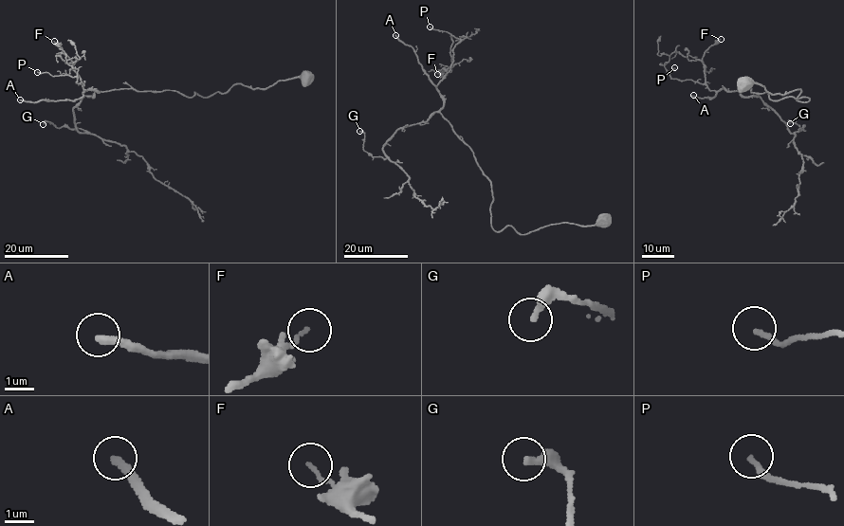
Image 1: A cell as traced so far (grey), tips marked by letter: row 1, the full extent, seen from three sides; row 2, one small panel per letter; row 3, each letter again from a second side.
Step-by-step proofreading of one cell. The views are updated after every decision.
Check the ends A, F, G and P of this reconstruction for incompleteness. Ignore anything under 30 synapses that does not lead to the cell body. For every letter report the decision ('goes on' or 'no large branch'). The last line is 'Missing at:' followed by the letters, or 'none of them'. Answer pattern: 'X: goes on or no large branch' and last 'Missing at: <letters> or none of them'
A: goes on
F: no large branch
G: no large branch
P: no large branch
Missing at: A

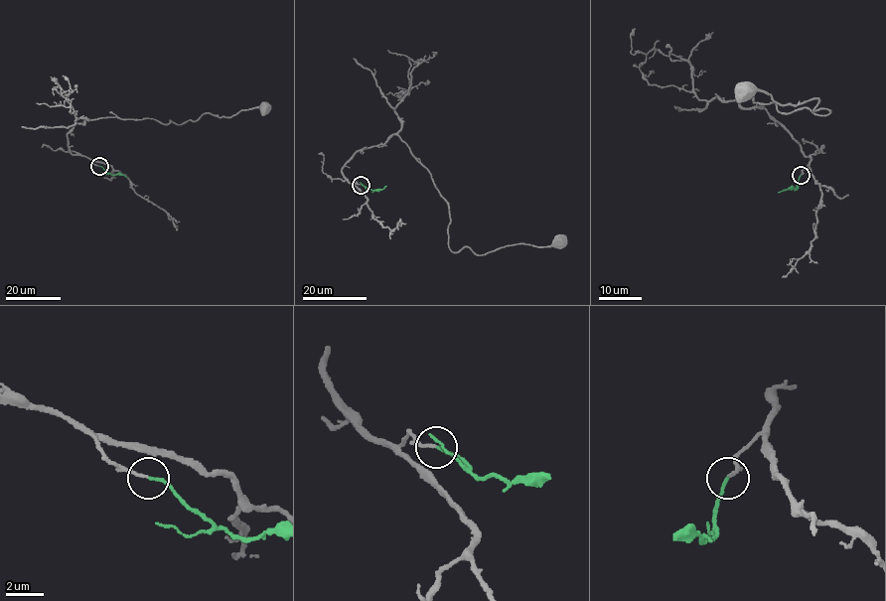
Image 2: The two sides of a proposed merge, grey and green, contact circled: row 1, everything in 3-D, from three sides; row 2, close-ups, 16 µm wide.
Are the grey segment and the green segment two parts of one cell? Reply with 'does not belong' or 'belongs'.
belongs

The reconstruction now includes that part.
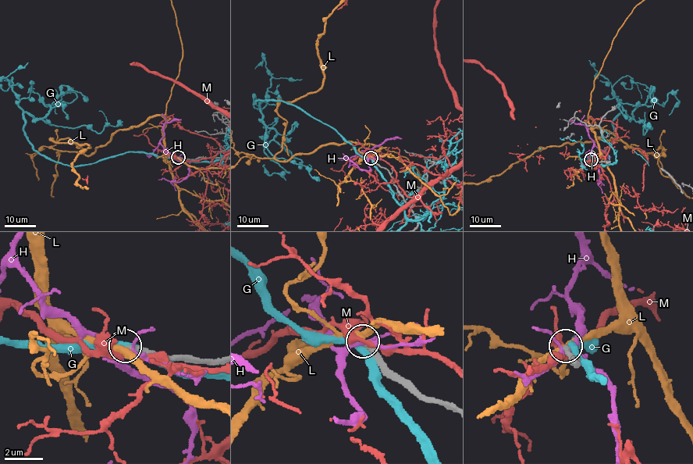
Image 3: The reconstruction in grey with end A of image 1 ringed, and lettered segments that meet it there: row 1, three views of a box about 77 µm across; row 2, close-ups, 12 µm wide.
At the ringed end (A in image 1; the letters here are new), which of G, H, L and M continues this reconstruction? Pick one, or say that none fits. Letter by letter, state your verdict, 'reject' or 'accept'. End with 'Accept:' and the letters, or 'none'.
G: reject
H: reject
L: reject
M: reject
Accept: none

